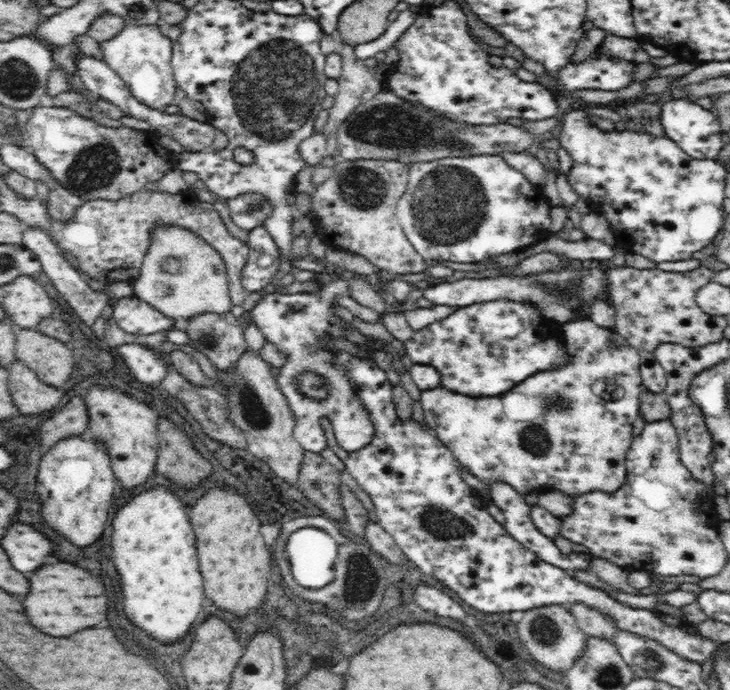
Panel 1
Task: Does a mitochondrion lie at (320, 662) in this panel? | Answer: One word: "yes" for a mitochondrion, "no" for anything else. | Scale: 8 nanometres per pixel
no

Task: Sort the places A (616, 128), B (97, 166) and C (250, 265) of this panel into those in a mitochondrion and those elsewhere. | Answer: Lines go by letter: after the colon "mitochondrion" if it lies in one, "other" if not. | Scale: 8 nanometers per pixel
A: other
B: mitochondrion
C: other

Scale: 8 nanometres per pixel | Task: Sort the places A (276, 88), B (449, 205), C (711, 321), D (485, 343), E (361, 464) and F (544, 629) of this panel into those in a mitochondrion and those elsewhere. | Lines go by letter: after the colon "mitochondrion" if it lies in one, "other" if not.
A: mitochondrion
B: mitochondrion
C: other
D: other
E: other
F: mitochondrion

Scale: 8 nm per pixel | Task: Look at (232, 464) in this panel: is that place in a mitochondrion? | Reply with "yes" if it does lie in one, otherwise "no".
no

